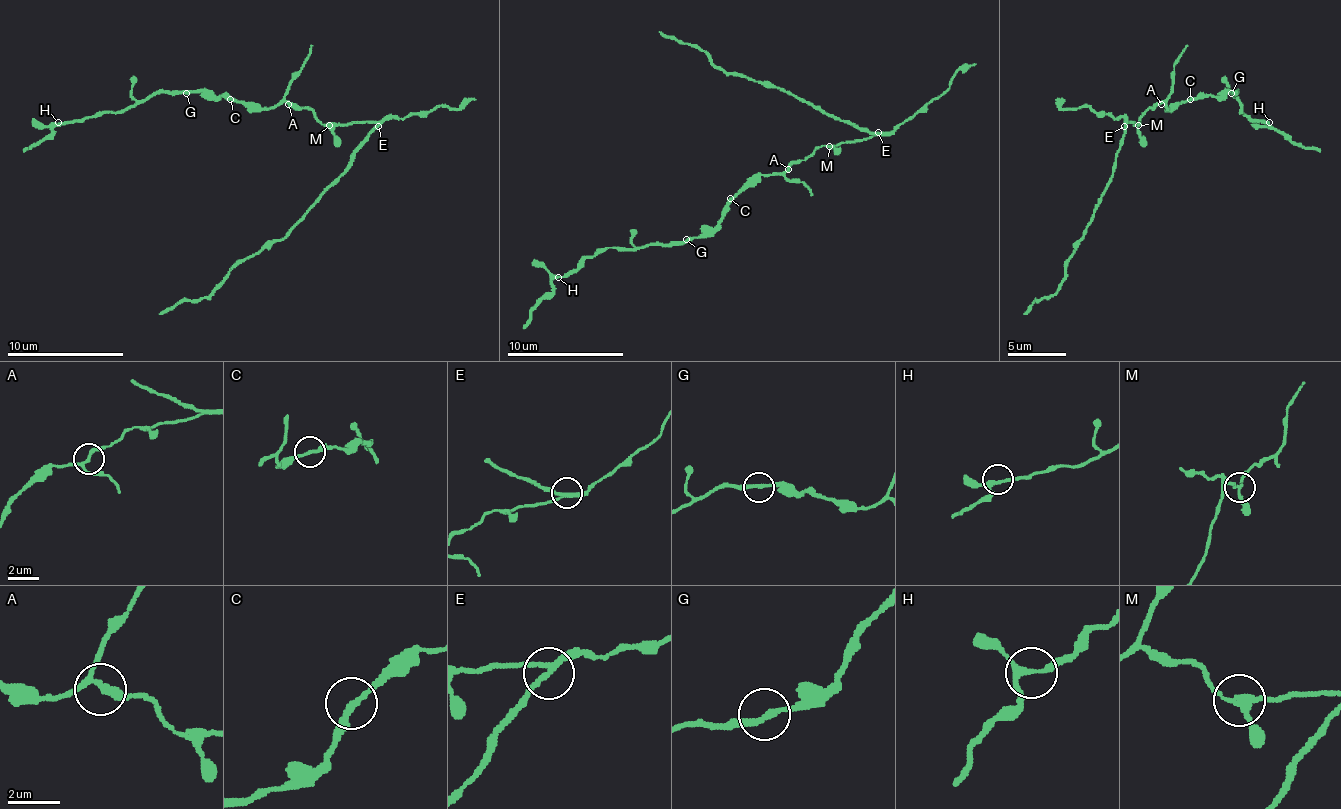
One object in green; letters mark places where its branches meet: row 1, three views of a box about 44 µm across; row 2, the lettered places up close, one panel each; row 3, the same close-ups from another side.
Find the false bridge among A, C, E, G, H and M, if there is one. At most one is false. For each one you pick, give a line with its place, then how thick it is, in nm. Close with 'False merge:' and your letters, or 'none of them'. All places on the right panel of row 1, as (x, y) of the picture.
E: Place: (1124, 126). Thickness 190 nm
False merge: E

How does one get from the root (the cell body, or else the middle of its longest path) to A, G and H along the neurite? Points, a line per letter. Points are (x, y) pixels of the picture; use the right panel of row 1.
A: (1144, 116), (1150, 107), (1161, 104)
G: (1144, 116), (1161, 101), (1176, 107), (1199, 96), (1231, 93)
H: (1144, 116), (1161, 101), (1176, 107), (1199, 96), (1237, 93), (1240, 110), (1246, 116), (1269, 122)

